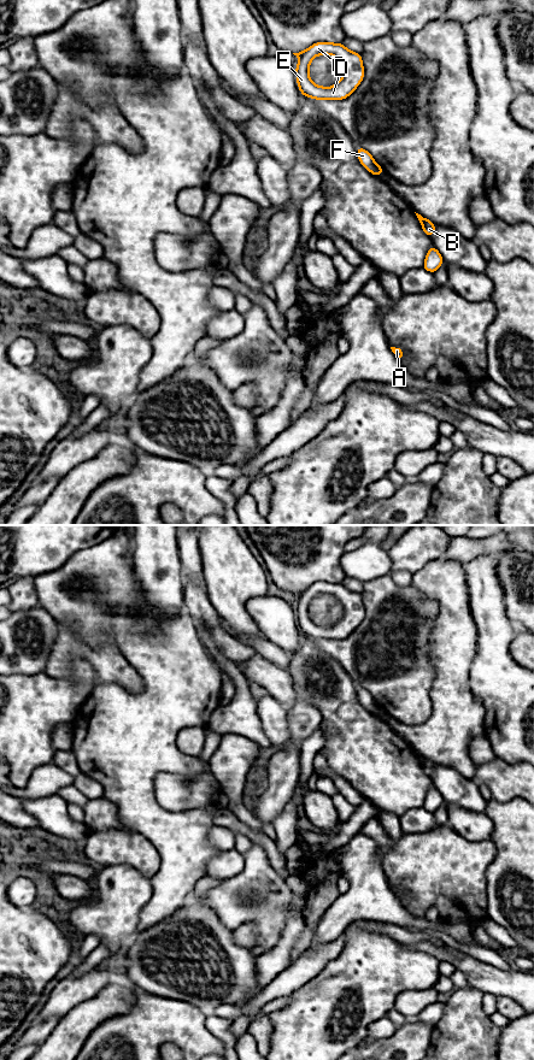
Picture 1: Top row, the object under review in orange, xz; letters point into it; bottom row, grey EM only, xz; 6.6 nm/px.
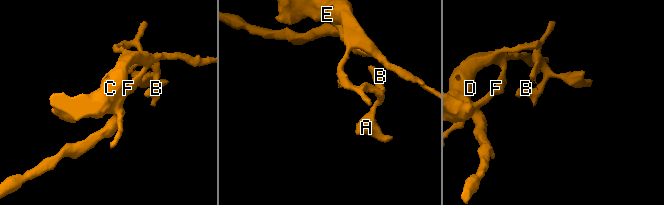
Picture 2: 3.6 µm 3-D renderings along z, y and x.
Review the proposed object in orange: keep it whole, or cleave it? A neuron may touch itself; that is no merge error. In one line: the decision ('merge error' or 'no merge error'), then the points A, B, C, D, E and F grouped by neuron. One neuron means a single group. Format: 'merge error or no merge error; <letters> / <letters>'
merge error; A B C D E / F

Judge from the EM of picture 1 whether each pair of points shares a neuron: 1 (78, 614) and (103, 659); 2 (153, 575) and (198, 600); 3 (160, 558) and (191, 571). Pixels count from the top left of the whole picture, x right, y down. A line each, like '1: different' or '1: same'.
1: different
2: different
3: different

